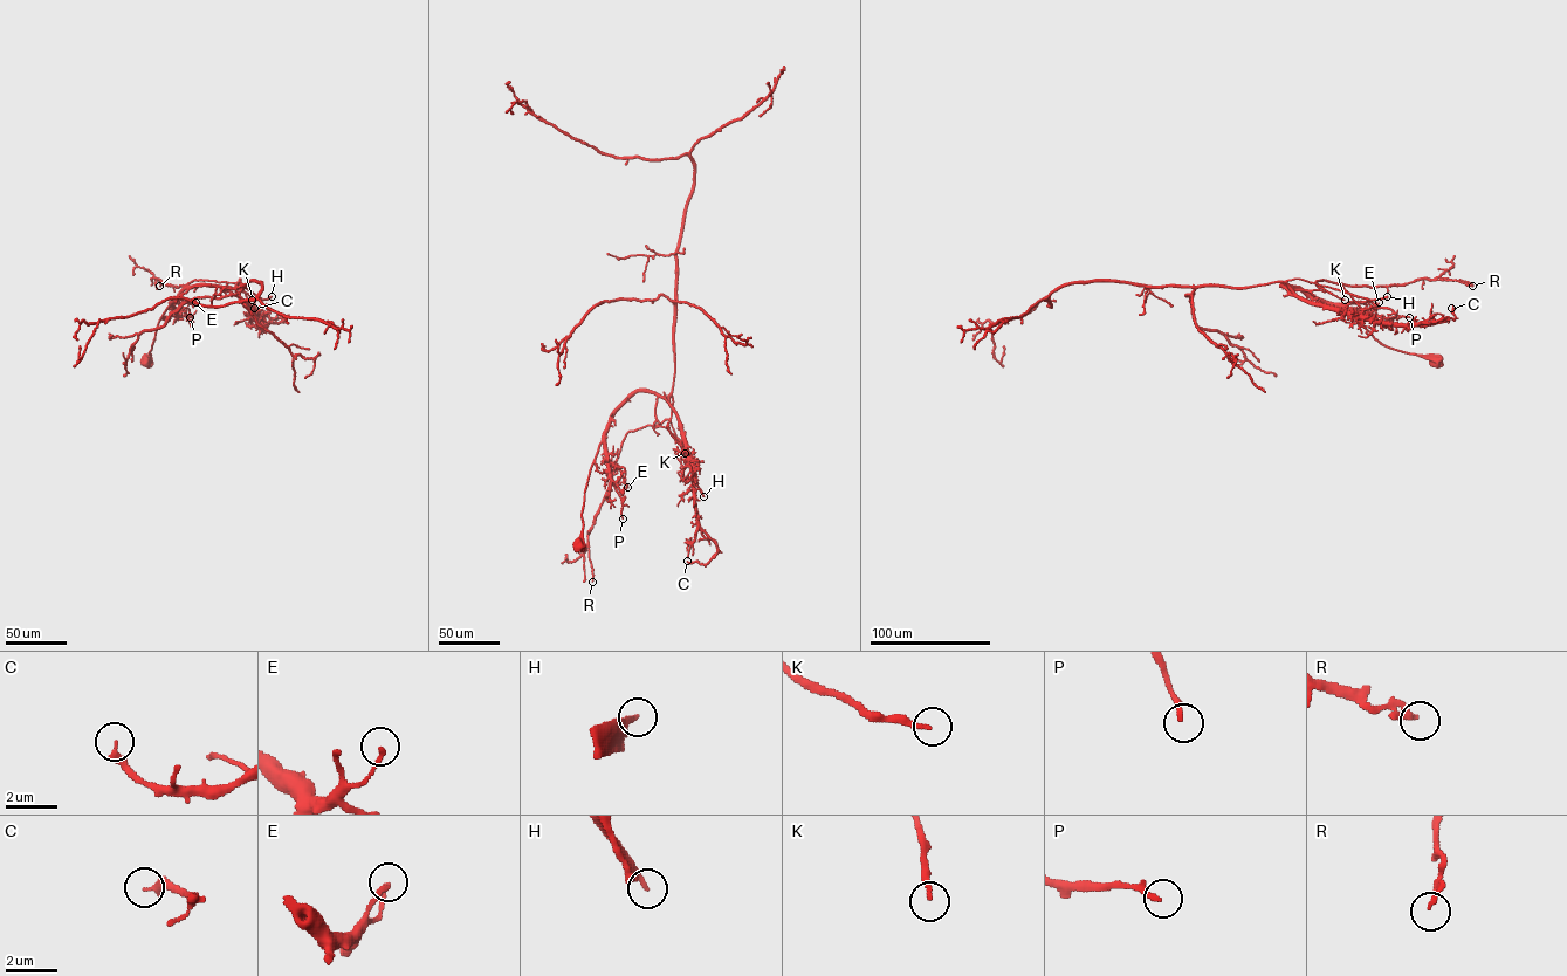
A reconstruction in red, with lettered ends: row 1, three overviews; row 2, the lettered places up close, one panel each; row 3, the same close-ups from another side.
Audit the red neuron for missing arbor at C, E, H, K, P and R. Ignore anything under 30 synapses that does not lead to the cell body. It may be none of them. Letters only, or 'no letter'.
H

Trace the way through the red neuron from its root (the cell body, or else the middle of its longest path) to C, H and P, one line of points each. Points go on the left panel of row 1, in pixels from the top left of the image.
C: (256, 313), (265, 324), (284, 320), (269, 317), (254, 308)
H: (256, 313), (238, 294), (239, 279), (241, 286), (261, 300), (272, 296)
P: (256, 313), (221, 287), (192, 286), (173, 302), (178, 311), (187, 308), (190, 317)

